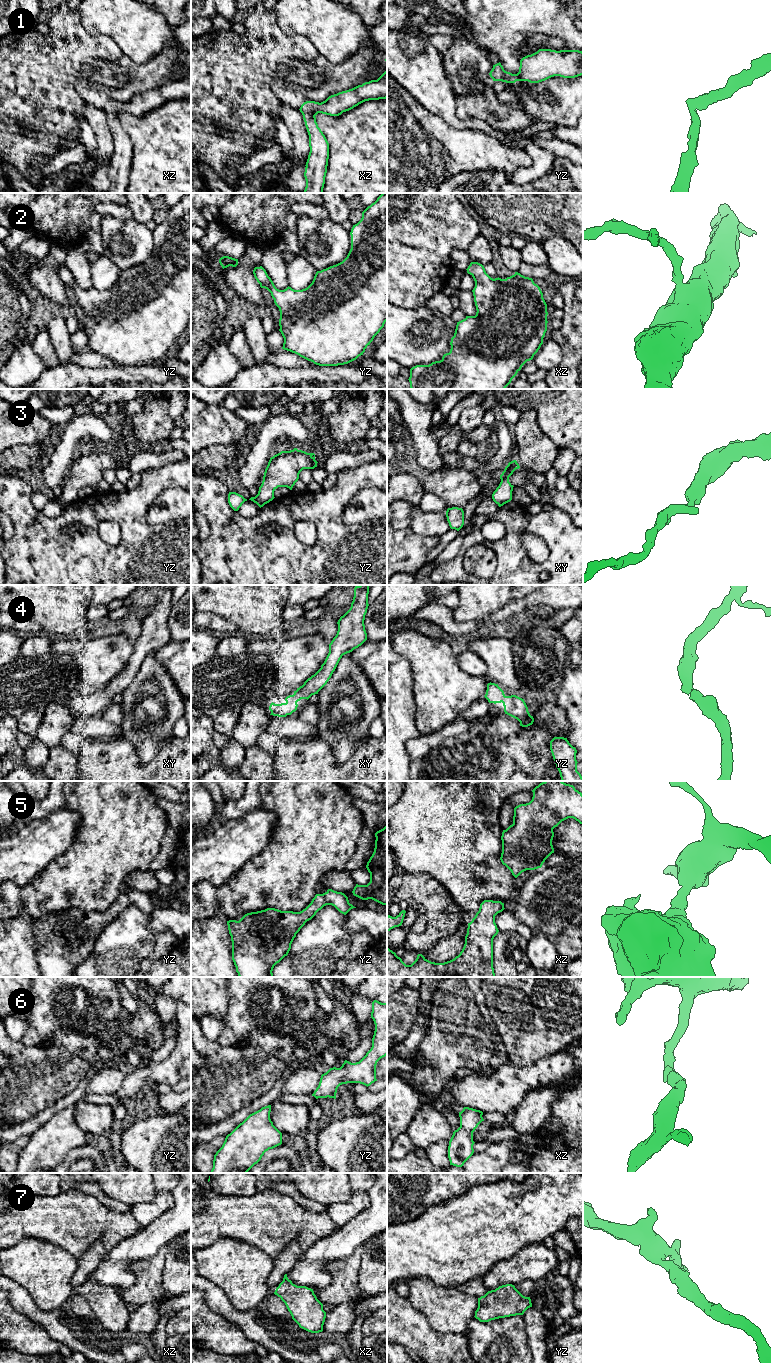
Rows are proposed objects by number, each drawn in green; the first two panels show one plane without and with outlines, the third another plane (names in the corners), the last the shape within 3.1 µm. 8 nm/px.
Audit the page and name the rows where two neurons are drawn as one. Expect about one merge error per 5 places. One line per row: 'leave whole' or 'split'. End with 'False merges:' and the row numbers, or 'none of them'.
1: leave whole
2: leave whole
3: leave whole
4: leave whole
5: leave whole
6: leave whole
7: leave whole
False merges: none of them

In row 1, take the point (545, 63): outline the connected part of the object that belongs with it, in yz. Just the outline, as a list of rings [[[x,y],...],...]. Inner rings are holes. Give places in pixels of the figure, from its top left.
[[[539,49],[537,52],[527,55],[520,60],[519,72],[517,74],[505,71],[499,62],[493,65],[489,75],[493,81],[502,81],[506,83],[515,83],[516,81],[539,83],[554,76],[575,78],[583,75],[583,52],[579,50],[556,51],[551,49]]]

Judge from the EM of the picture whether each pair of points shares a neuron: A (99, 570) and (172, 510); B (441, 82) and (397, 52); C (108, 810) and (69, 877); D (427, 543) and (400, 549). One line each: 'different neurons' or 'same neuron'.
A: different neurons
B: same neuron
C: same neuron
D: same neuron

